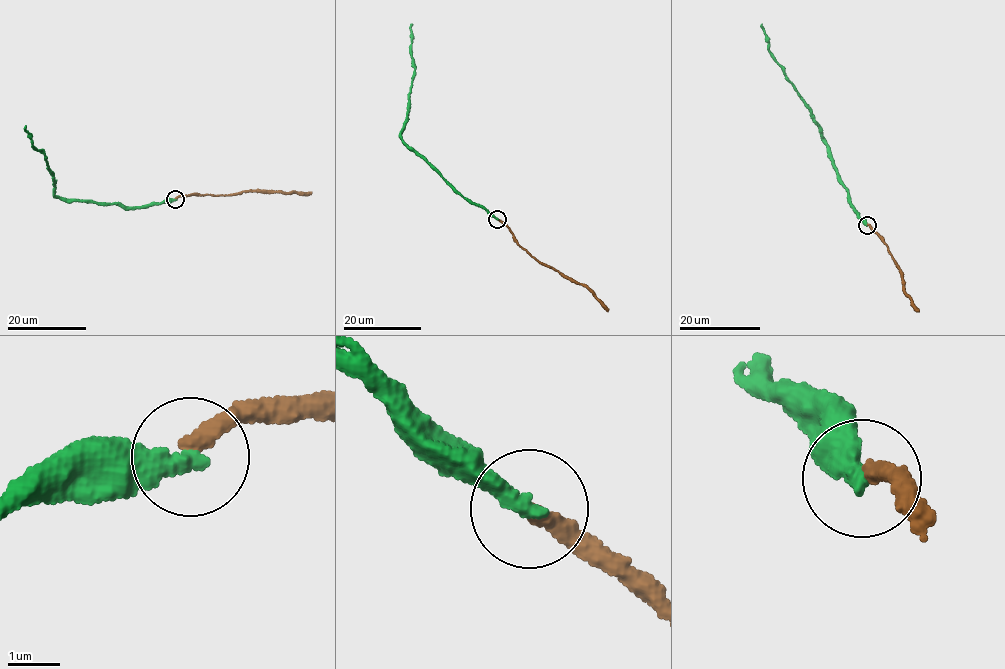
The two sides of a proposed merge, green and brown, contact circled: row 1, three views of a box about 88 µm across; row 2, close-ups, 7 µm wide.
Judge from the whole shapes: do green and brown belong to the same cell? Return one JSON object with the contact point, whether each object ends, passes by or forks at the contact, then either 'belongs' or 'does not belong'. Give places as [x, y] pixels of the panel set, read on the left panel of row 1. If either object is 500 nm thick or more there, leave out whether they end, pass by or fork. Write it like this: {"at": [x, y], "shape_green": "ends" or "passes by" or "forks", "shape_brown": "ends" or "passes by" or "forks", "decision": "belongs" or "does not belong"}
{"at": [175, 199], "shape_green": "ends", "shape_brown": "ends", "decision": "belongs"}

